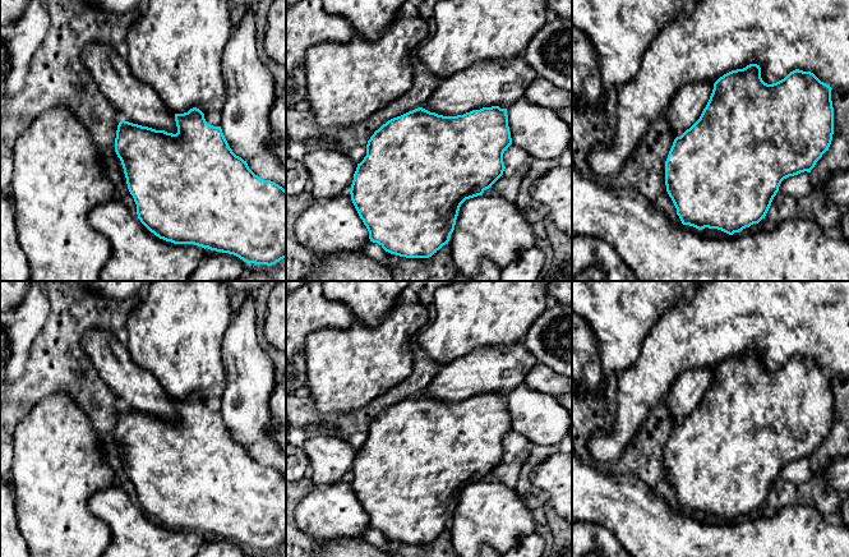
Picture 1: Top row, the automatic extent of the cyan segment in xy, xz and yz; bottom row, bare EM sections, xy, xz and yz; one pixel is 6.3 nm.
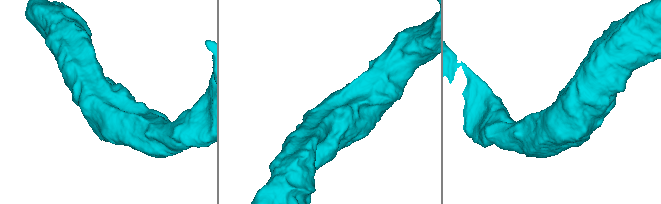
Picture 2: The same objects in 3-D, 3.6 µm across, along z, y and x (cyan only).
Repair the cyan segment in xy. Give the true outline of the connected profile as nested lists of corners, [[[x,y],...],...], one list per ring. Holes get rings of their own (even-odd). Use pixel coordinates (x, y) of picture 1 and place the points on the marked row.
[[[199,109],[175,114],[175,121],[176,134],[125,120],[117,125],[115,152],[121,161],[140,222],[166,241],[234,254],[248,264],[272,266],[286,258],[286,190],[255,175],[246,161],[232,152],[221,126],[208,124]]]

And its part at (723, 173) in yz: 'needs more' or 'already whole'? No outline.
already whole

